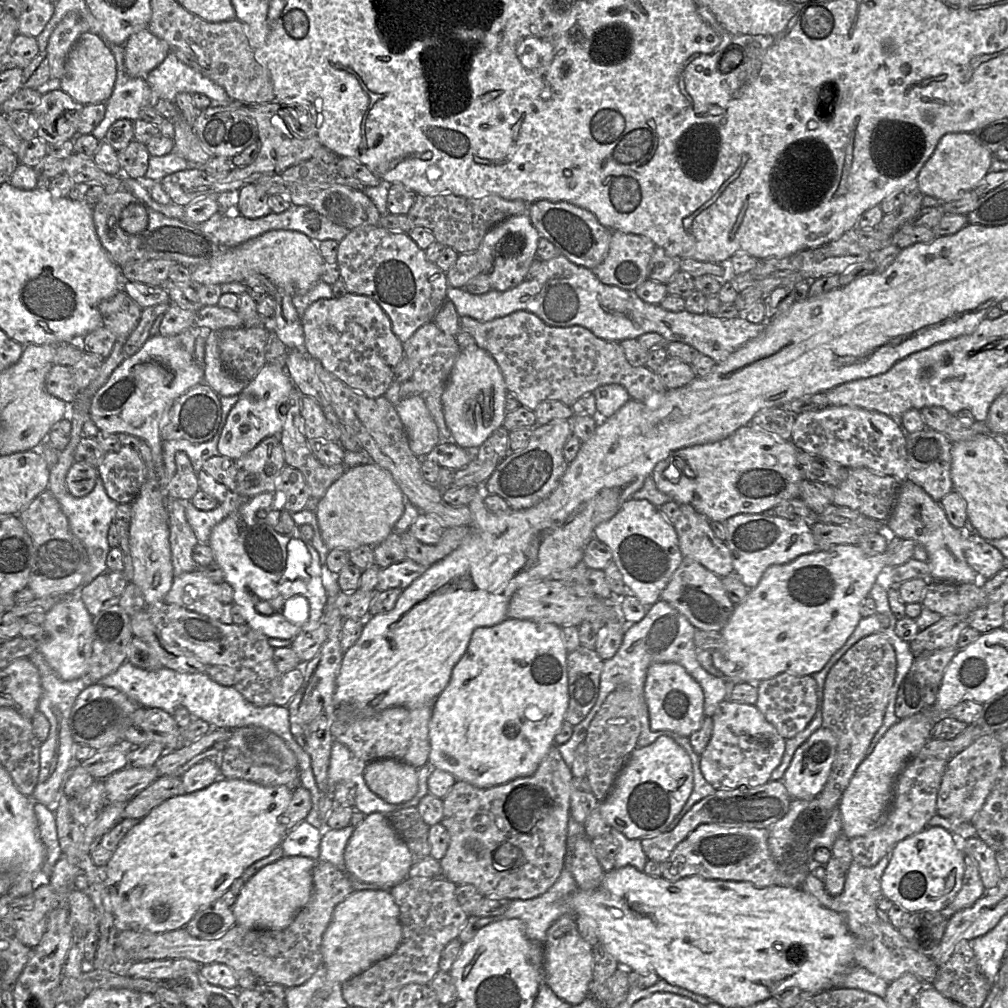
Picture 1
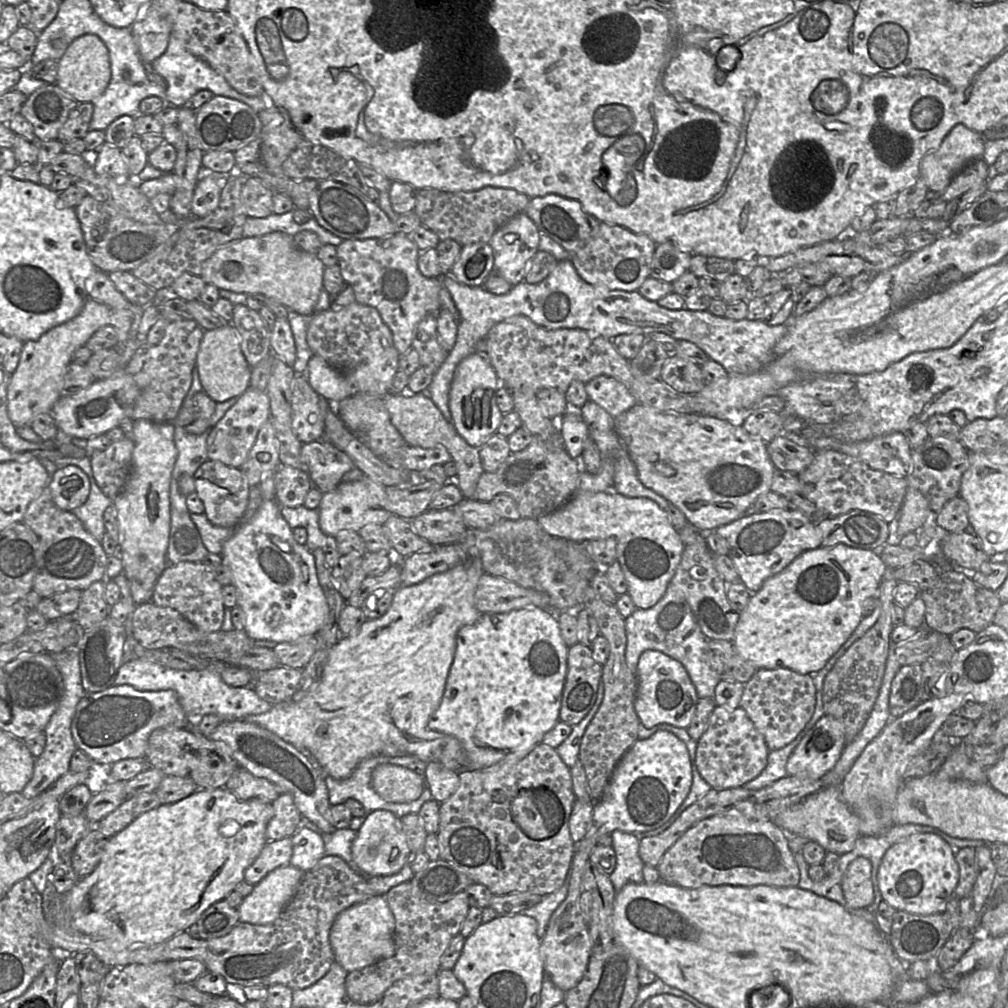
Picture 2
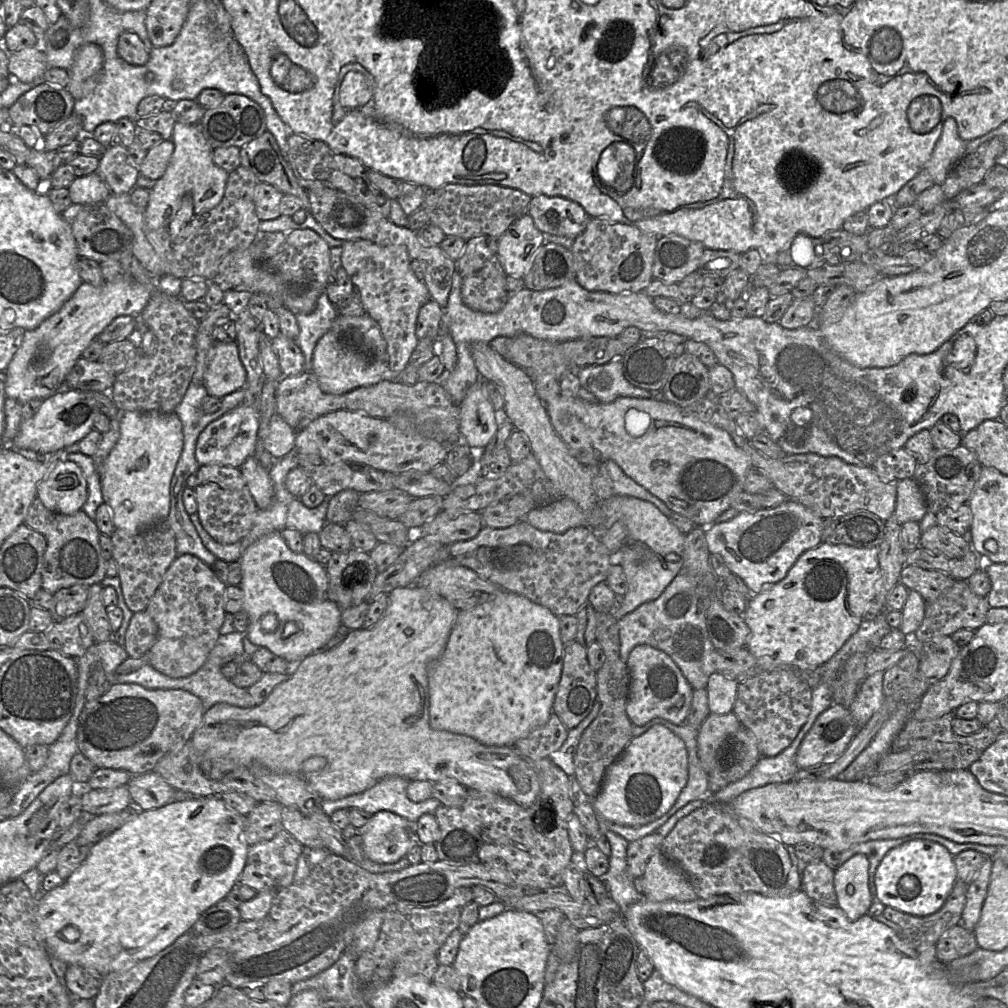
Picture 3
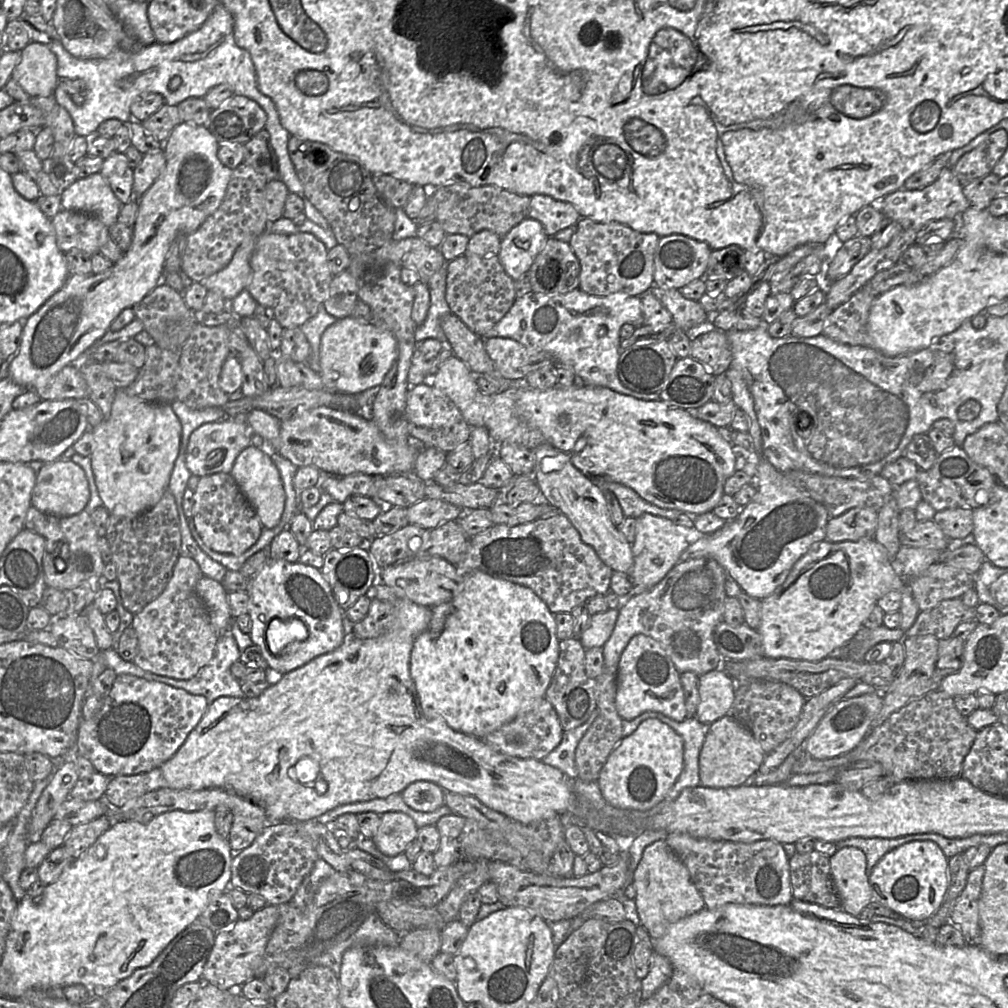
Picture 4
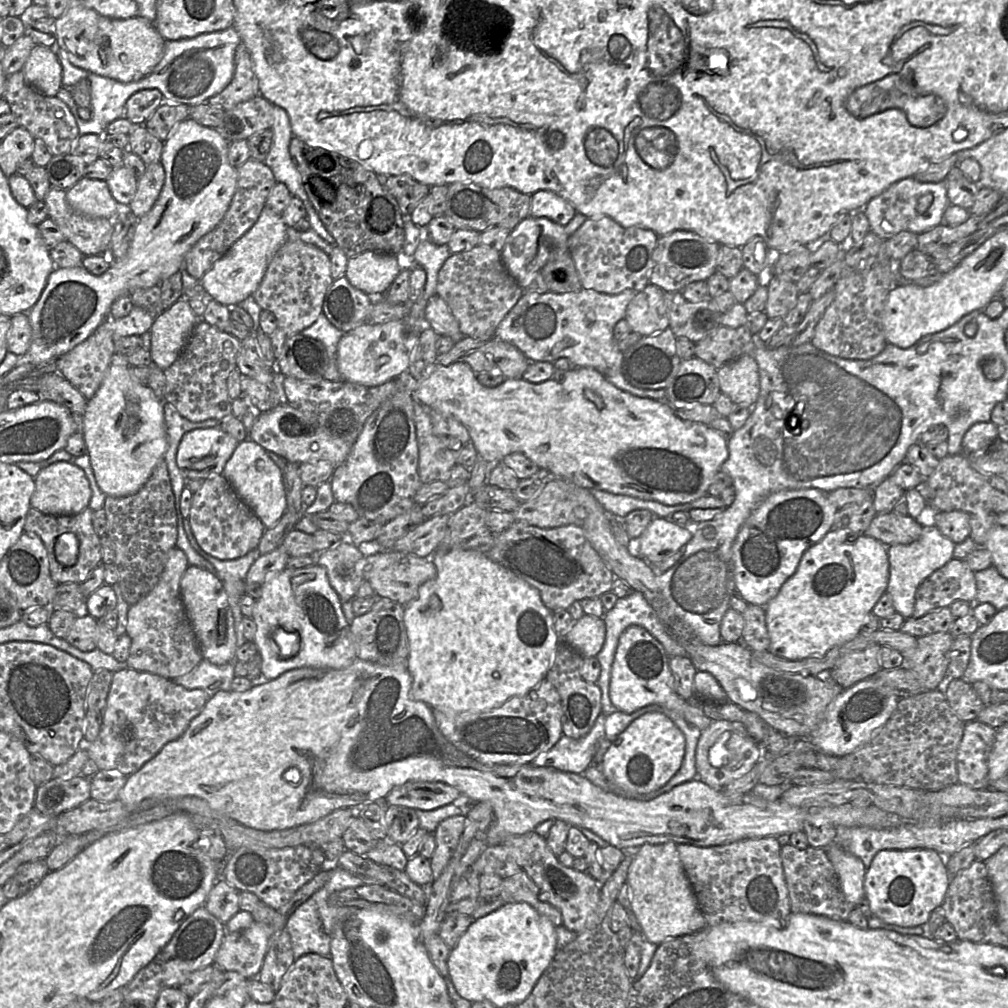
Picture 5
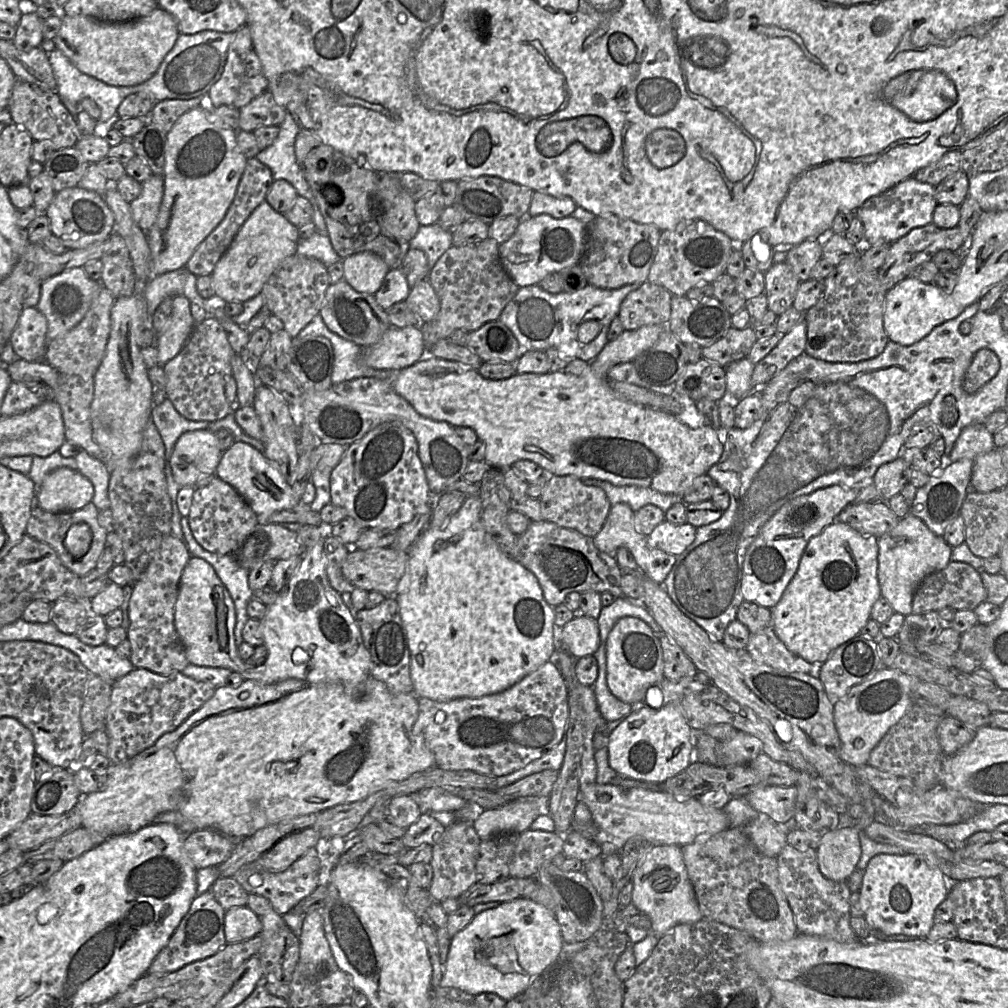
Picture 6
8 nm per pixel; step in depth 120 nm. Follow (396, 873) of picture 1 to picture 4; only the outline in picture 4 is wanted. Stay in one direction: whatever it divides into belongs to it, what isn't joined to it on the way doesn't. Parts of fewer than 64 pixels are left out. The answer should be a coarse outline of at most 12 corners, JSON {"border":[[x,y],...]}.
{"border":[[385,812],[373,841],[383,854],[404,853],[418,828],[403,812]]}

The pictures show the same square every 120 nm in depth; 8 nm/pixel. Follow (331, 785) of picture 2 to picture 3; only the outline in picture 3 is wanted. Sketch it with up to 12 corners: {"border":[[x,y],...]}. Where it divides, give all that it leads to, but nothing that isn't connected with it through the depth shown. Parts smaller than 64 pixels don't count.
{"border":[[386,777],[361,793],[324,801],[328,816],[344,808],[387,810],[411,823],[434,814],[433,796],[411,801],[408,782]]}

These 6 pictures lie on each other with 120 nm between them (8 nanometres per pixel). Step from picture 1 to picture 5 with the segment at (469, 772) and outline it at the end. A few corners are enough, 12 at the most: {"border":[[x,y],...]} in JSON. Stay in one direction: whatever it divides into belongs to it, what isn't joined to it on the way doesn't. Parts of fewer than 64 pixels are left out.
{"border":[[436,550],[404,606],[412,698],[481,713],[546,677],[539,591]]}

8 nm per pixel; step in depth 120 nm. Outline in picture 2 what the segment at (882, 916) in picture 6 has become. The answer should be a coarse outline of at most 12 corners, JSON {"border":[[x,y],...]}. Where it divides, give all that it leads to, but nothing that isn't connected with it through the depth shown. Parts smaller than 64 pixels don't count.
{"border":[[917,833],[886,851],[877,879],[896,910],[935,914],[954,896],[953,848]]}

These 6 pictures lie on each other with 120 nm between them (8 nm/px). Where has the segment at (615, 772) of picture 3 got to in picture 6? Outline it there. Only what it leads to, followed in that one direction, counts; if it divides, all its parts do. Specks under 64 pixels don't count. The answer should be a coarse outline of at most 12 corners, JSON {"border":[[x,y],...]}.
{"border":[[673,704],[632,711],[609,734],[618,776],[662,783],[695,761]]}

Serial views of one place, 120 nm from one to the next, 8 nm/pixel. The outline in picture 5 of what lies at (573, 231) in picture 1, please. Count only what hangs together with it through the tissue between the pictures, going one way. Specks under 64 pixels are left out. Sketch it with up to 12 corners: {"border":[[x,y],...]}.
{"border":[[547,190],[531,195],[530,216],[546,217],[562,226],[575,207]]}

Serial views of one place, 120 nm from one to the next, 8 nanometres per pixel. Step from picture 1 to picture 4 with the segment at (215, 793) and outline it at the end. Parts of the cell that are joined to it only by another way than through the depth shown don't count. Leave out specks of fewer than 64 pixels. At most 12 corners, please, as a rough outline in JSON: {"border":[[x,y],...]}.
{"border":[[212,810],[113,821],[18,901],[10,997],[105,990],[230,887]]}

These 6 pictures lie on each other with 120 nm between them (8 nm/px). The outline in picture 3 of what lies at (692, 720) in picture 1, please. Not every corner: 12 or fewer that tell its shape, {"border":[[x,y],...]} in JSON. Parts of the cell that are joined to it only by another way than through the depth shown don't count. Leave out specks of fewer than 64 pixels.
{"border":[[640,644],[626,713],[686,723],[693,688],[669,655]]}

